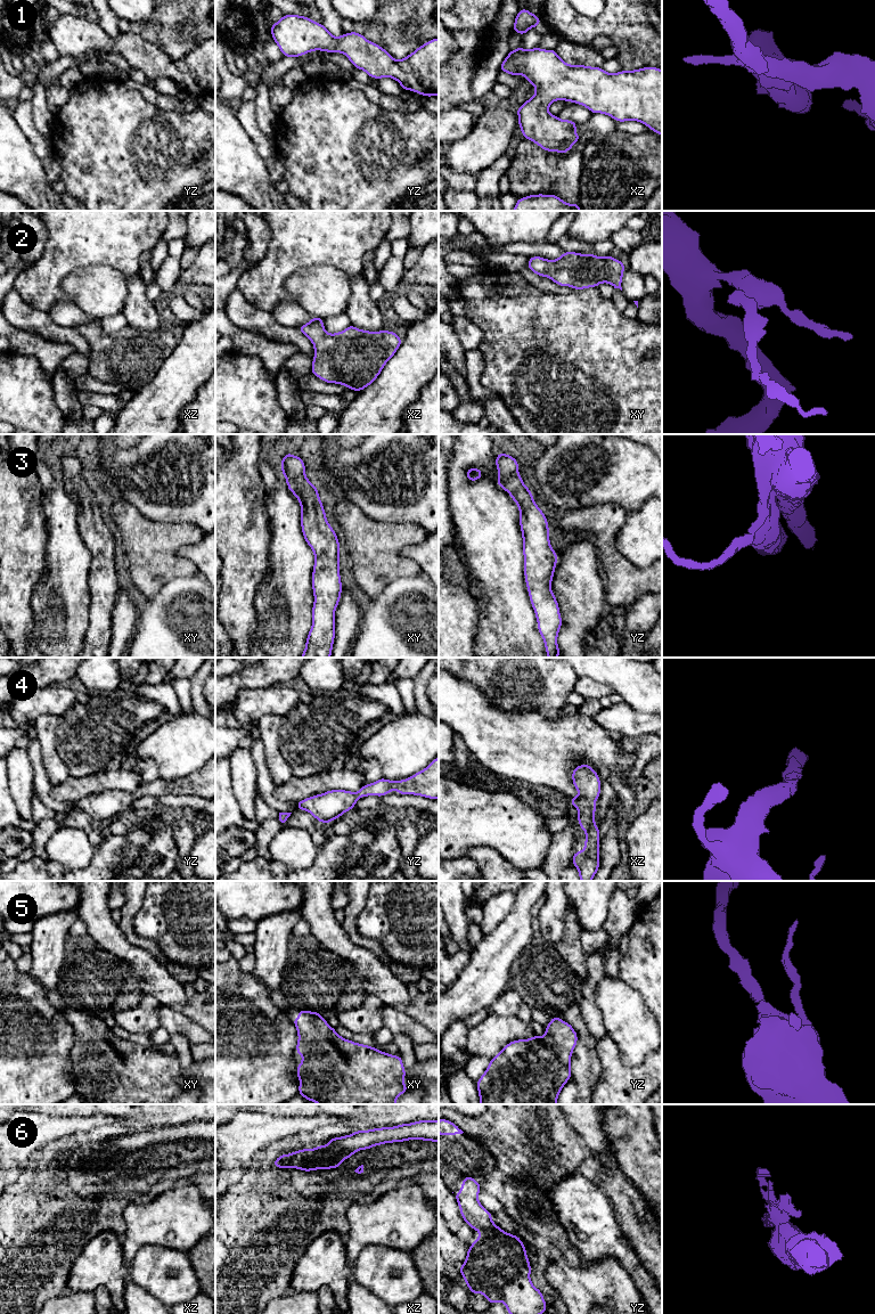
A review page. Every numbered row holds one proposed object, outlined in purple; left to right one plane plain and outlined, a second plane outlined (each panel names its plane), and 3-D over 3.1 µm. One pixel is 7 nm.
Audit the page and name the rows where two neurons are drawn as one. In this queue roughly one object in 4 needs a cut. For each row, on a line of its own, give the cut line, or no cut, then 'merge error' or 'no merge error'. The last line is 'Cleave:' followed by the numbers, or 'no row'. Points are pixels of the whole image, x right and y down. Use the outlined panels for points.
1: cut none; no merge error
2: cut none; no merge error
3: cut none; no merge error
4: cut none; no merge error
5: cut none; no merge error
6: cut xz (326, 1145), (338, 1151), (354, 1151); merge error
Cleave: 6

